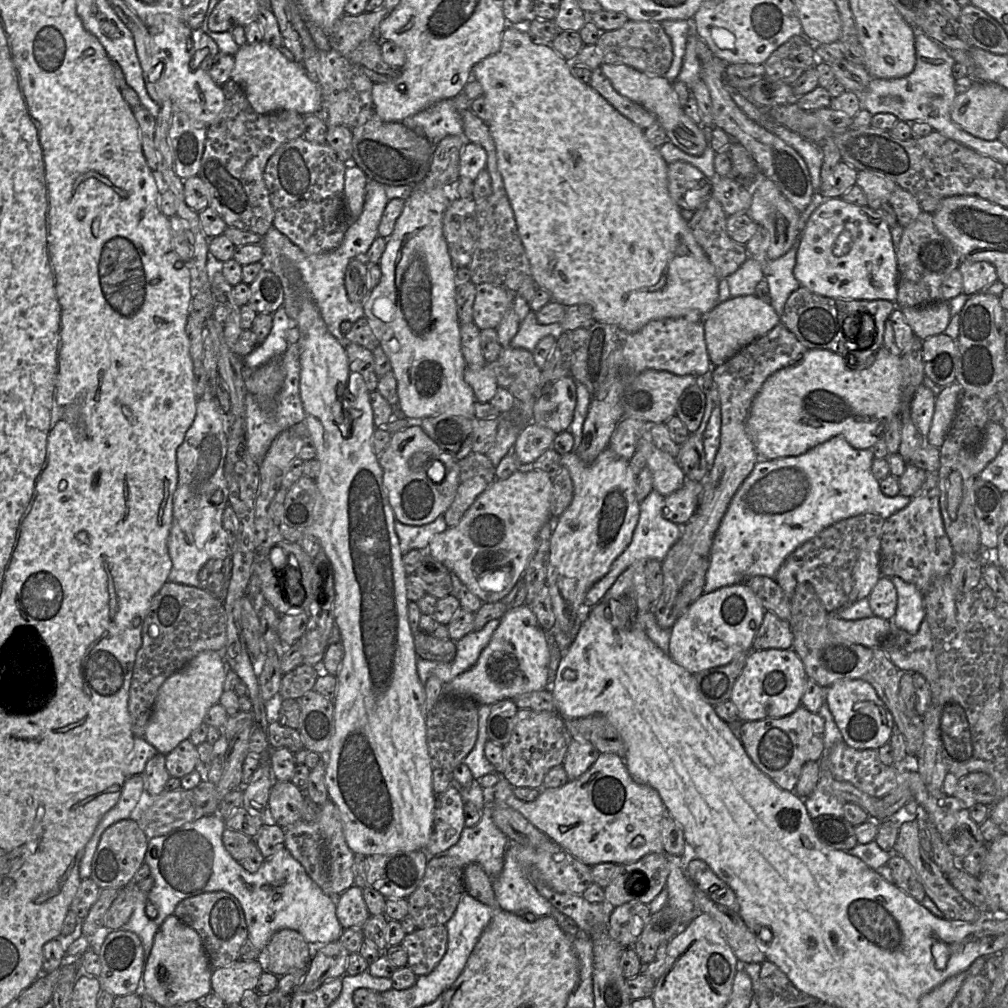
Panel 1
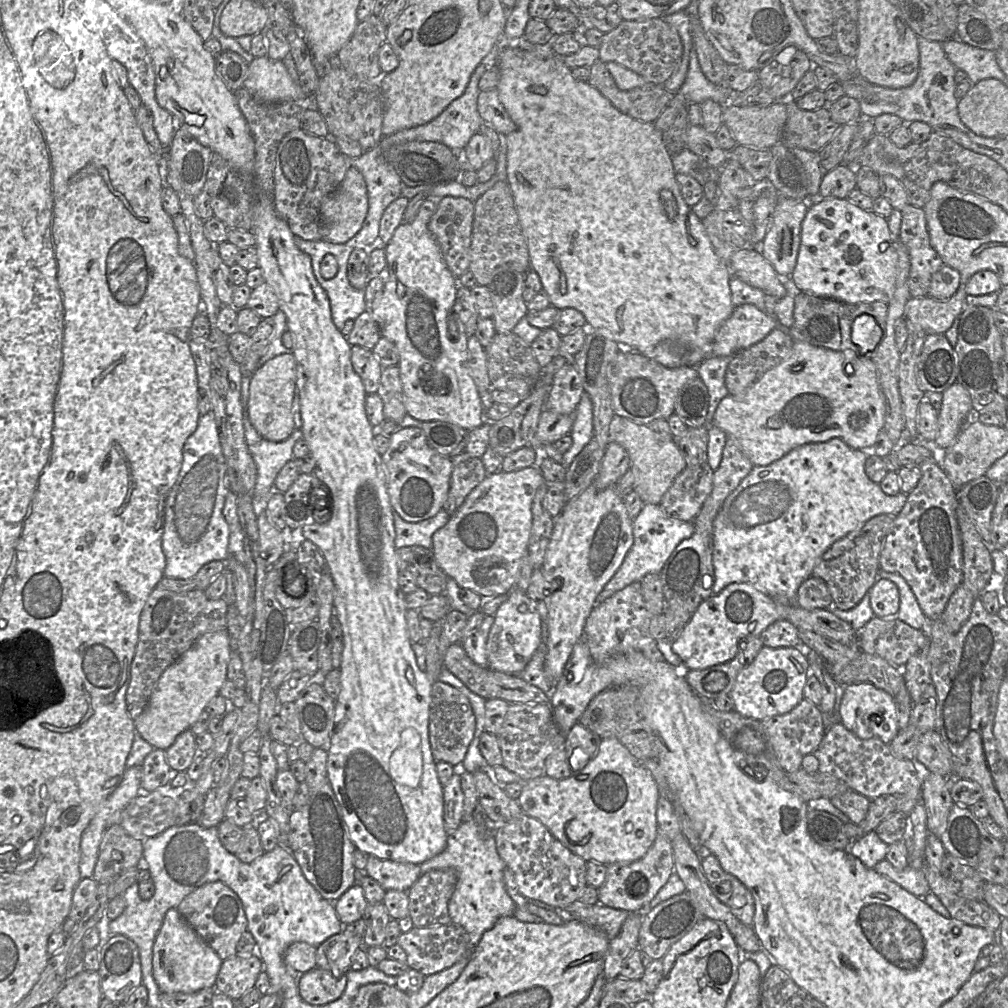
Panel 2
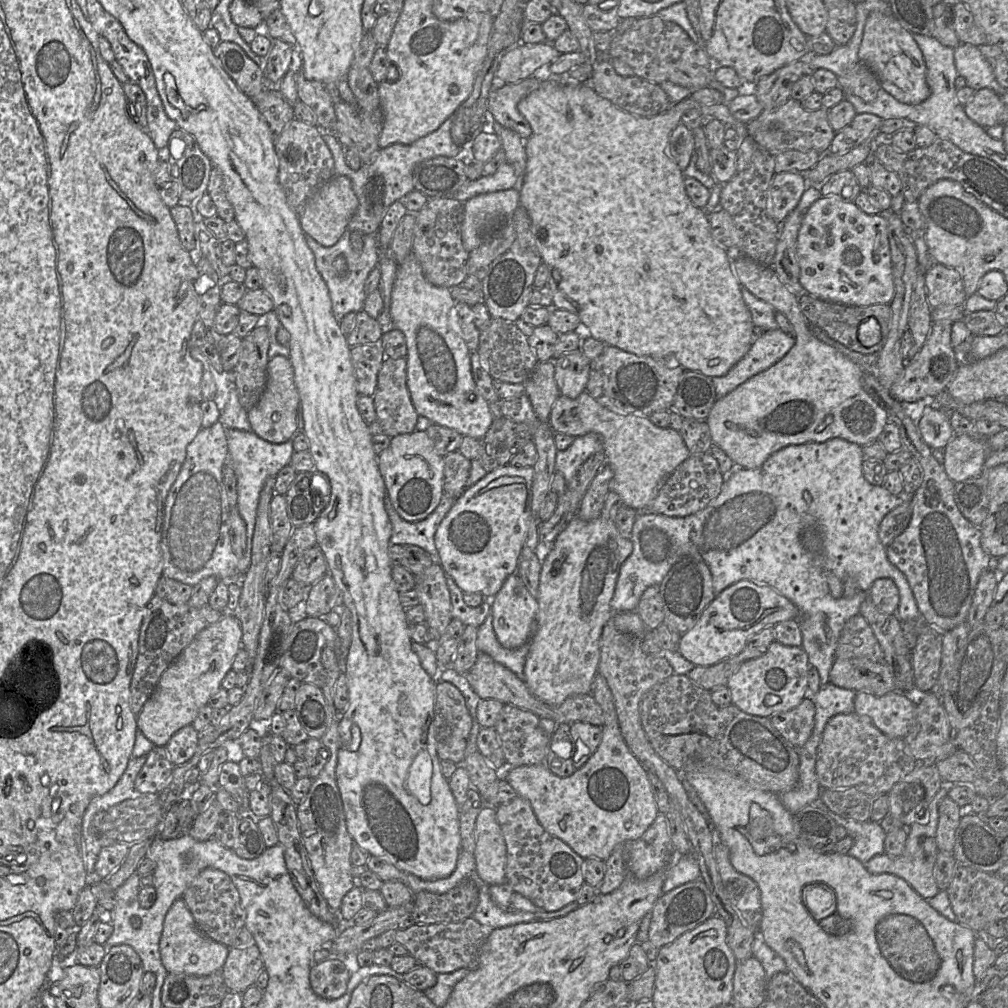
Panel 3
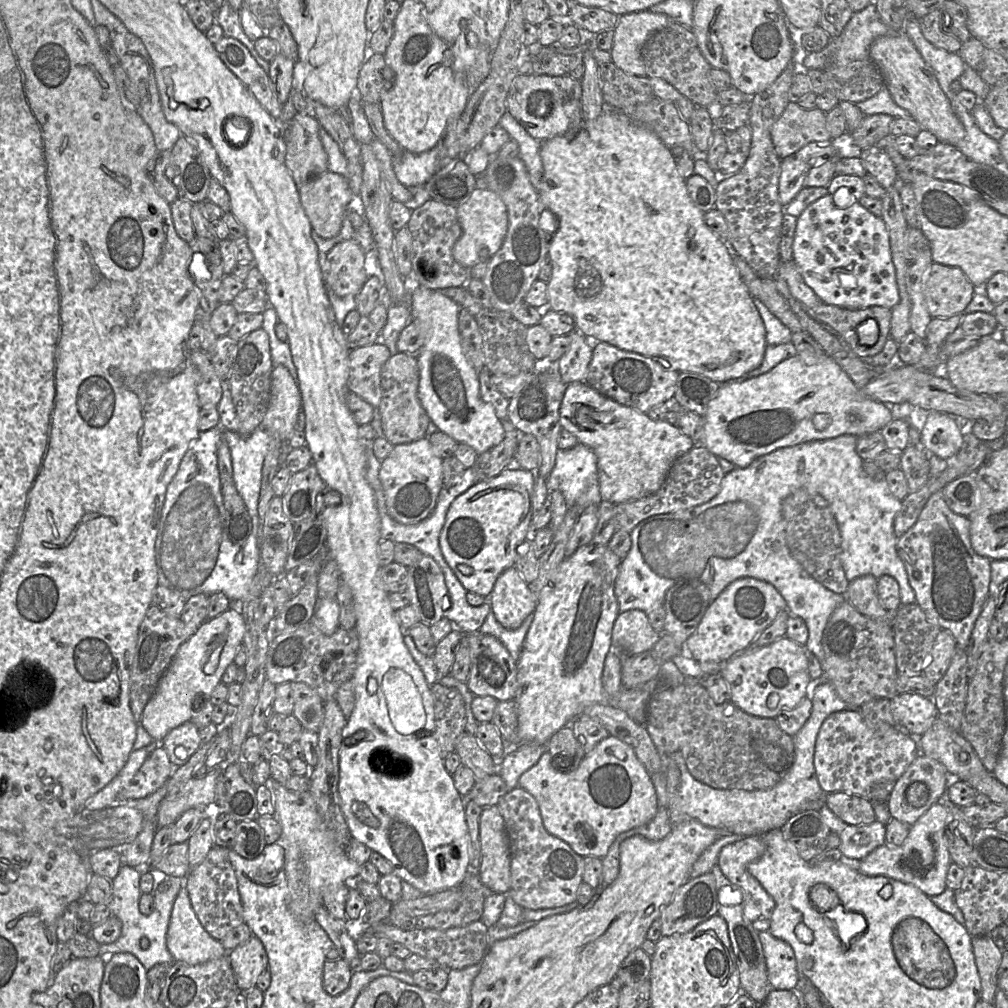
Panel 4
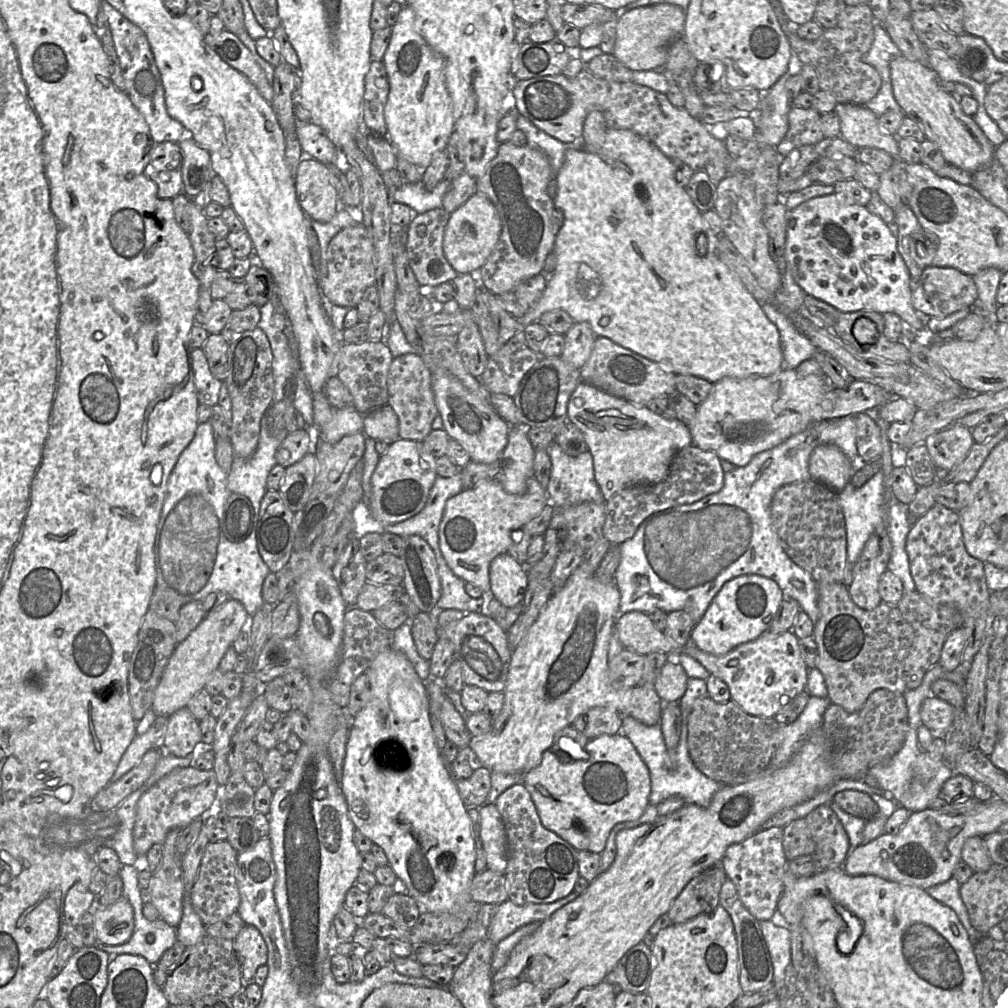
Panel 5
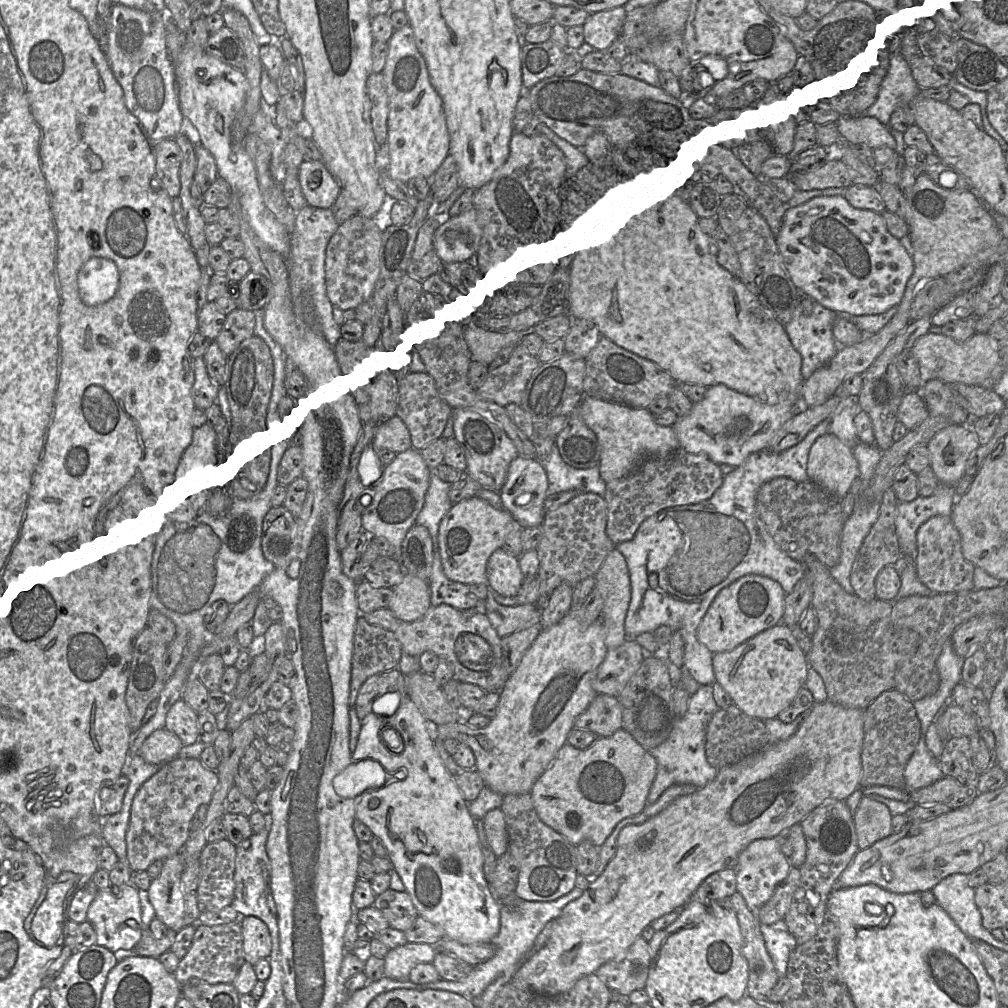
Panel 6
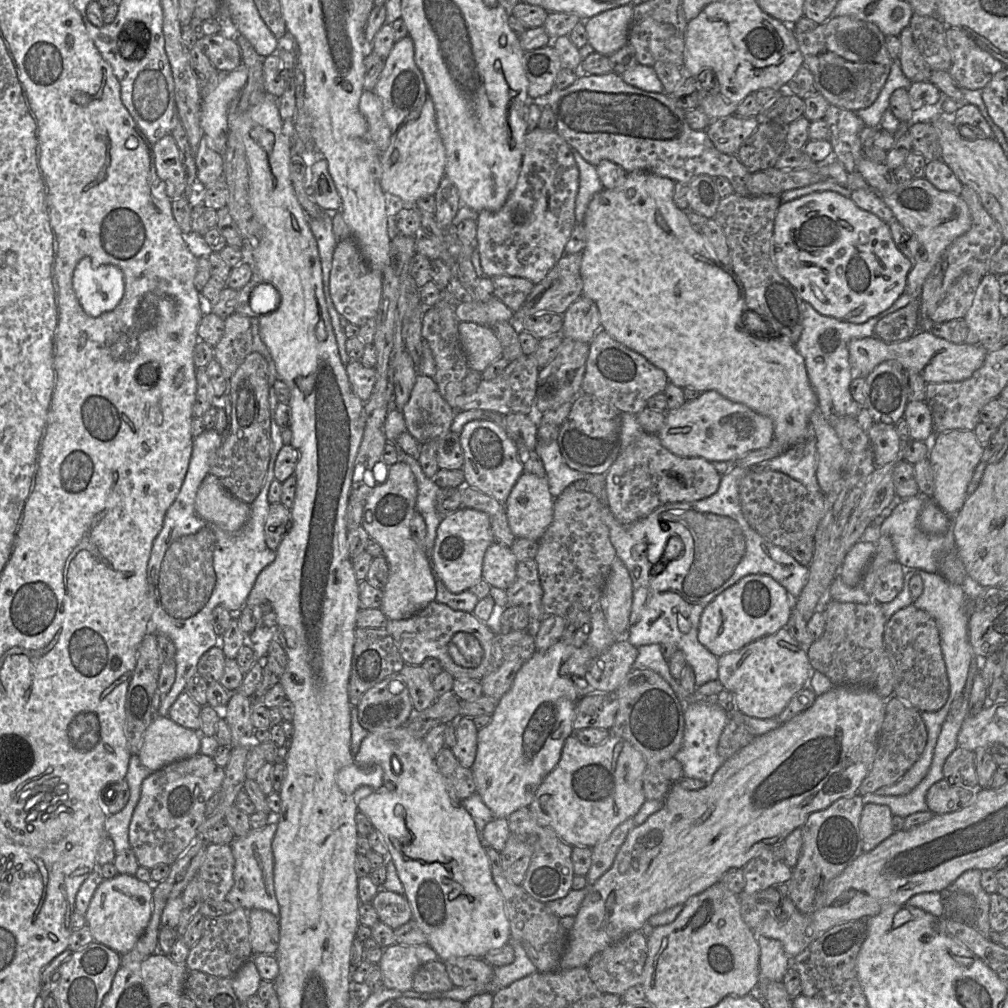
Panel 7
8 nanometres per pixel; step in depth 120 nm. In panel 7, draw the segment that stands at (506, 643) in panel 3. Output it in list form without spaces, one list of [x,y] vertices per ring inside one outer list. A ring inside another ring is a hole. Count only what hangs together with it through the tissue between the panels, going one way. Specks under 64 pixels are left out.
[[[495,541],[485,552],[482,578],[491,587],[507,590],[516,579],[517,564],[511,548]]]

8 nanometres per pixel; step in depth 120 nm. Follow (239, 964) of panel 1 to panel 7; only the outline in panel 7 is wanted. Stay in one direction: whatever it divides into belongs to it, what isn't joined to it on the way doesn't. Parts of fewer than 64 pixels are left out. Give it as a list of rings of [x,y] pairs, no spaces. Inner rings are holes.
[[[253,909],[249,911],[249,926],[252,955],[275,955],[280,939],[279,918],[269,911]]]

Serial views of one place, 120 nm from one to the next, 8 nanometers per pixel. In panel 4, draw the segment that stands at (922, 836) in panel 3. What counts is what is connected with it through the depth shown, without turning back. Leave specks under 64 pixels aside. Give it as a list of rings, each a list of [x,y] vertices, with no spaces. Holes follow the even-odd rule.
[[[946,800],[934,803],[911,827],[902,845],[883,844],[860,860],[858,871],[866,876],[886,876],[912,884],[927,896],[941,894],[946,889],[946,875],[952,863],[948,851],[946,828],[951,821]]]

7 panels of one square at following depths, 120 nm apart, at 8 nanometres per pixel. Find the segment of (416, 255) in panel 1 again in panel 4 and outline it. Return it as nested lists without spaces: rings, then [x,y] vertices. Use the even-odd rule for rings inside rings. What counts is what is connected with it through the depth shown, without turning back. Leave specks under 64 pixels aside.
[[[418,286],[410,293],[412,321],[418,320],[421,325],[426,325],[427,331],[426,342],[416,357],[419,368],[418,398],[430,420],[440,431],[449,435],[457,443],[469,445],[479,455],[497,446],[504,439],[506,432],[502,421],[496,416],[494,407],[482,400],[478,372],[463,353],[458,330],[460,309],[461,305],[438,290]]]

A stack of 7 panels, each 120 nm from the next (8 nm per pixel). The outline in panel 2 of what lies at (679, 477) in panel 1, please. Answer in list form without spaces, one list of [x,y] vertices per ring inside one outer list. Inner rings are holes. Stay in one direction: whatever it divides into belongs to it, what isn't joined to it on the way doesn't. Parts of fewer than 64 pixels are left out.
[[[615,415],[610,422],[609,442],[620,444],[630,459],[630,470],[634,475],[633,490],[644,504],[659,504],[662,496],[674,479],[686,468],[686,461],[678,447],[677,440],[659,441],[648,425]]]

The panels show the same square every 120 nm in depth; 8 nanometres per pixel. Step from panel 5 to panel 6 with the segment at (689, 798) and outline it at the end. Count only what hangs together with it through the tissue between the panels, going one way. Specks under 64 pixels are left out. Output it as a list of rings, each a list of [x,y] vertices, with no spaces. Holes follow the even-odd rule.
[[[701,685],[697,692],[690,696],[686,713],[677,719],[667,740],[648,750],[657,762],[657,771],[647,797],[647,805],[655,803],[662,793],[673,785],[691,784],[700,789],[715,779],[719,770],[708,763],[705,743],[708,722],[718,709],[712,685]]]

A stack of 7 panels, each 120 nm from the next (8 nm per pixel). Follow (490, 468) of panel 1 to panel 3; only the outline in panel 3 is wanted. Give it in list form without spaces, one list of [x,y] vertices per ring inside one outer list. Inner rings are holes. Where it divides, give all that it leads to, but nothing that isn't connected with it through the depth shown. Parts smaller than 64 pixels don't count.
[[[458,450],[444,458],[444,493],[458,499],[466,490],[471,460],[464,457]]]

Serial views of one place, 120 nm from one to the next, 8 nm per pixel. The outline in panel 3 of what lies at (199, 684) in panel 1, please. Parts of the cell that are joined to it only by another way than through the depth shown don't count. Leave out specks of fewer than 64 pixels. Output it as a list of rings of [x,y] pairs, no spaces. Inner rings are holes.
[[[225,612],[221,619],[200,631],[161,675],[155,690],[137,716],[137,728],[155,746],[165,747],[170,738],[186,725],[192,724],[200,709],[221,687],[221,682],[232,667],[242,642],[241,625],[233,613]]]

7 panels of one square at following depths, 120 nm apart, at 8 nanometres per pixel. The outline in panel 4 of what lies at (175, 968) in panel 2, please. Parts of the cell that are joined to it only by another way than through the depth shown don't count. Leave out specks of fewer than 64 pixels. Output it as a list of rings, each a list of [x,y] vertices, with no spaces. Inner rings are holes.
[[[186,878],[171,913],[167,948],[174,960],[197,965],[228,953],[201,925],[193,910],[186,888]]]

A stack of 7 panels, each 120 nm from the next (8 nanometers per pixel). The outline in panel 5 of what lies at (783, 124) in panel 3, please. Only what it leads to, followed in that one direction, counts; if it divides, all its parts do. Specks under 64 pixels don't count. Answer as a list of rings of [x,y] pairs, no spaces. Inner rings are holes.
[[[793,106],[788,114],[789,128],[785,138],[775,147],[785,157],[792,150],[804,145],[817,145],[825,139],[821,129],[821,114],[814,108]]]

